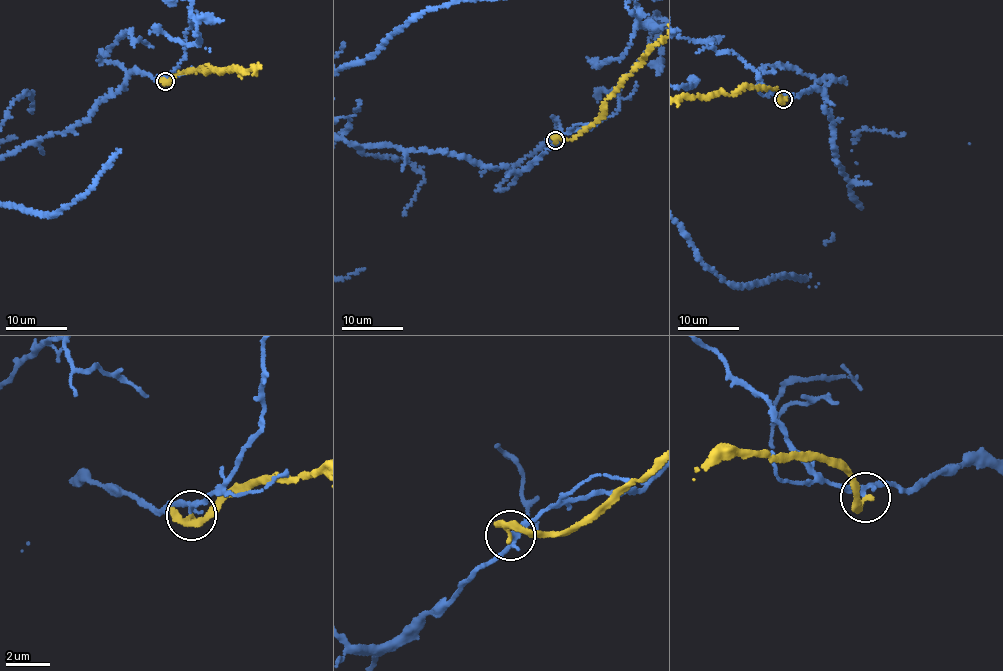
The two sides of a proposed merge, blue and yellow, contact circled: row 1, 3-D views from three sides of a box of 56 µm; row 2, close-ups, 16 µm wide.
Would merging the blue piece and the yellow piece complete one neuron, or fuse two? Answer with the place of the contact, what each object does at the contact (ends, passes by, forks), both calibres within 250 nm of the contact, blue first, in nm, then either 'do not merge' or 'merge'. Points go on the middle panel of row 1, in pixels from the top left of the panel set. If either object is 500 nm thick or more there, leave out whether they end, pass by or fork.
at (555, 140); blue passes by; yellow passes by; 200 nm thick on the blue side, 240 nm on the other; do not merge

